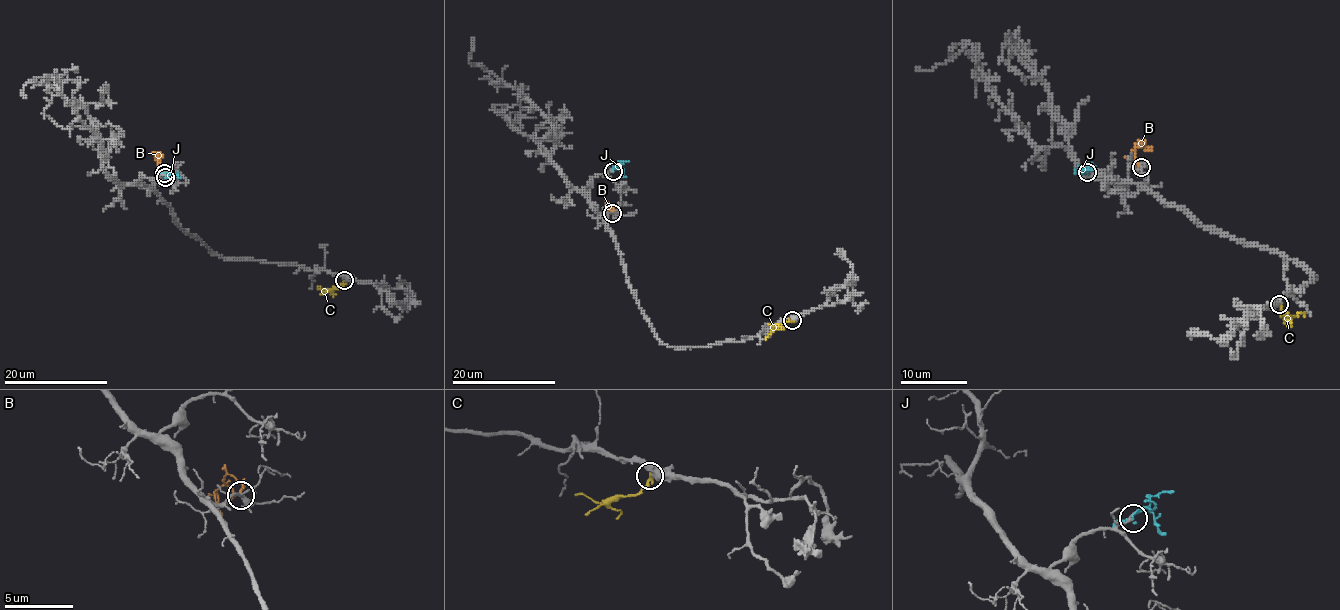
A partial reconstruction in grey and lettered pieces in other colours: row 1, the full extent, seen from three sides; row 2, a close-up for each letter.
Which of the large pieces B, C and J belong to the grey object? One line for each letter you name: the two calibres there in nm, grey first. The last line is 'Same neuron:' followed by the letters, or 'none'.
Same neuron: none

